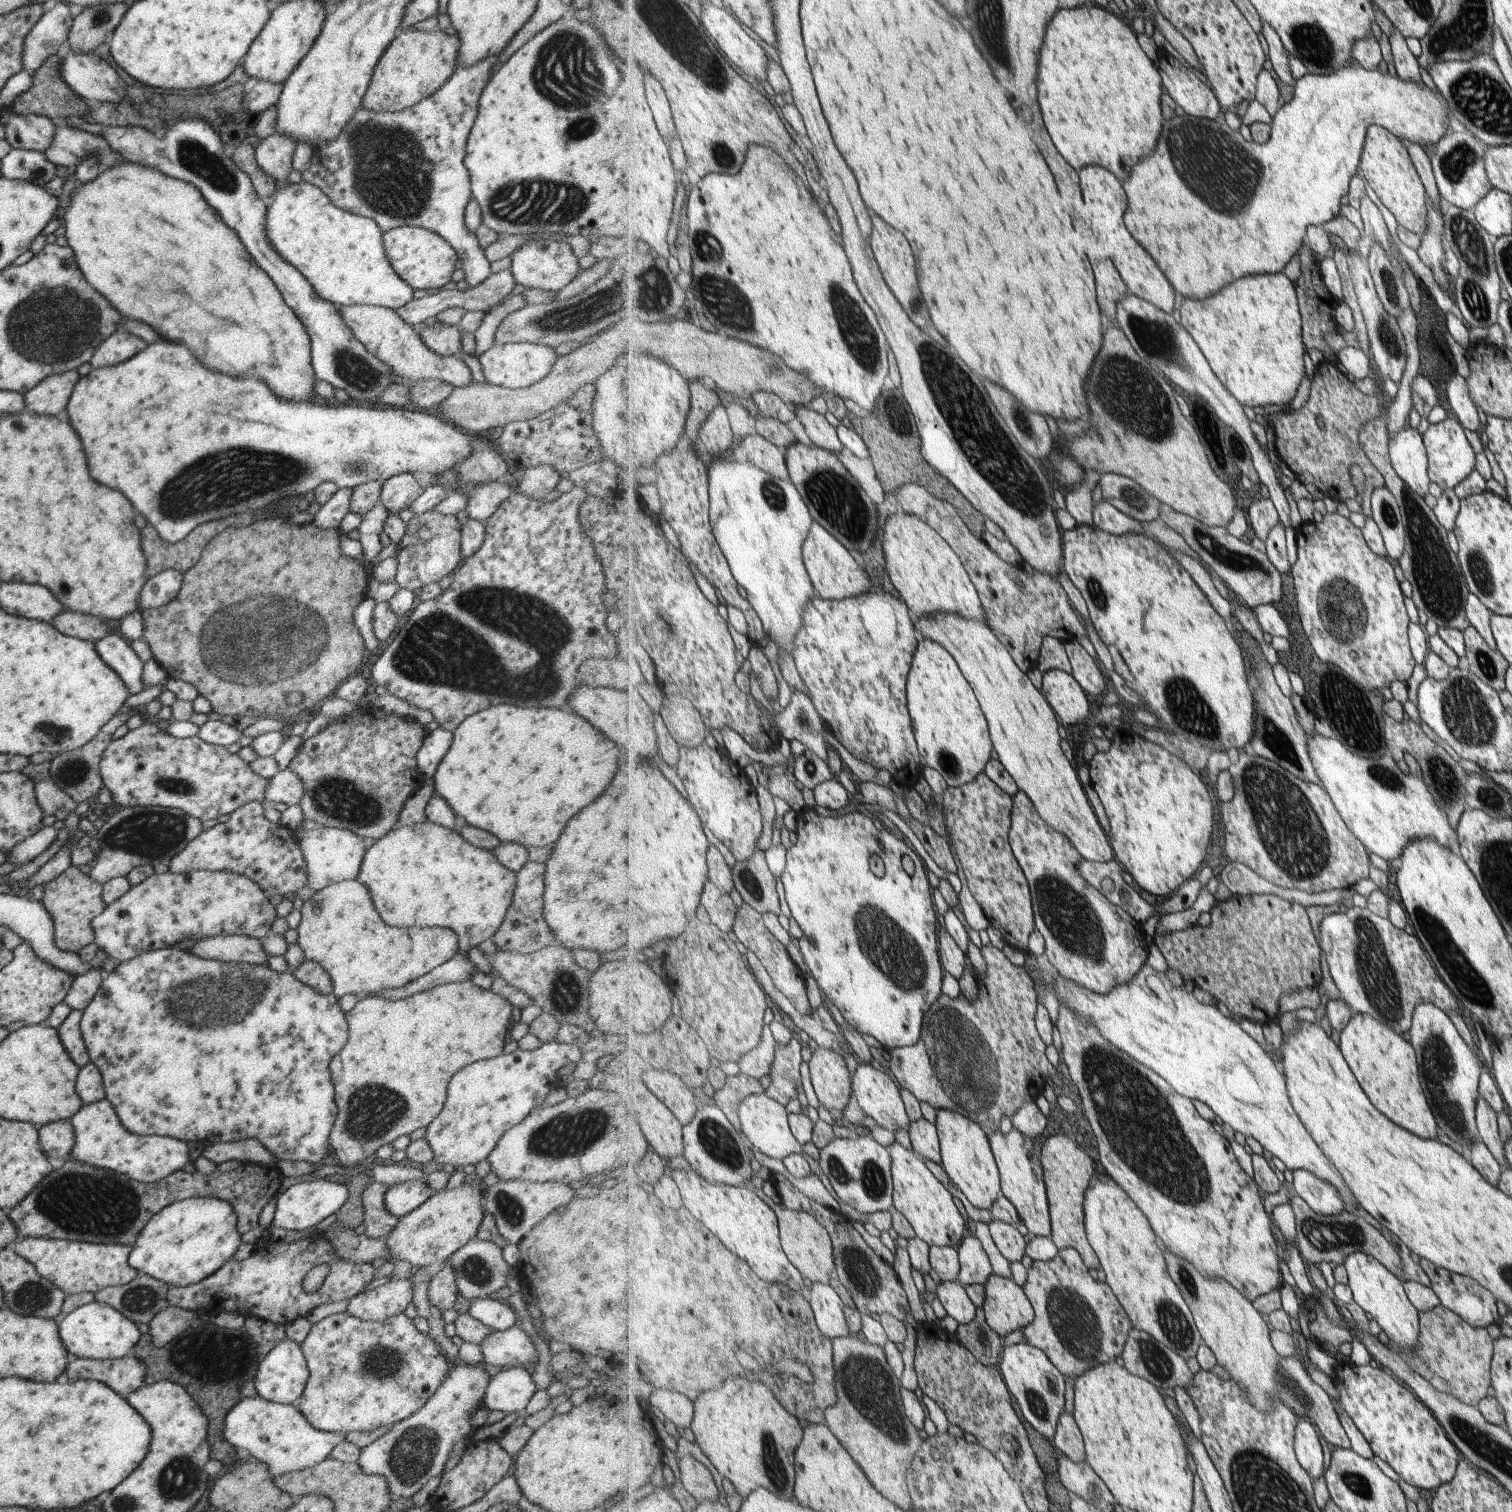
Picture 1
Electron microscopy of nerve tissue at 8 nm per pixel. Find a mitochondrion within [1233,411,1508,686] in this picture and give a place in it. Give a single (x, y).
(1440, 584)

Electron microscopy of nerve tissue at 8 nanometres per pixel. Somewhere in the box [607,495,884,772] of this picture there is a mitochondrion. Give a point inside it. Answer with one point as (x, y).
(670, 627)

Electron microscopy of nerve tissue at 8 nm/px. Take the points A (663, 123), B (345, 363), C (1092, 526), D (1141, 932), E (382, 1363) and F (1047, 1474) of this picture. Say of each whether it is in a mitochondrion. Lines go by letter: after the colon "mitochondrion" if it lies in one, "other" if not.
A: other
B: mitochondrion
C: other
D: other
E: mitochondrion
F: other

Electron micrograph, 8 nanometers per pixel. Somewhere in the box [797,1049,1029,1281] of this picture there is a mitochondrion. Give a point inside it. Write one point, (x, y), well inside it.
(869, 1177)

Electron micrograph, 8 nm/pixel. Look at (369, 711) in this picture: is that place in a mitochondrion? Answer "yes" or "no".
no

